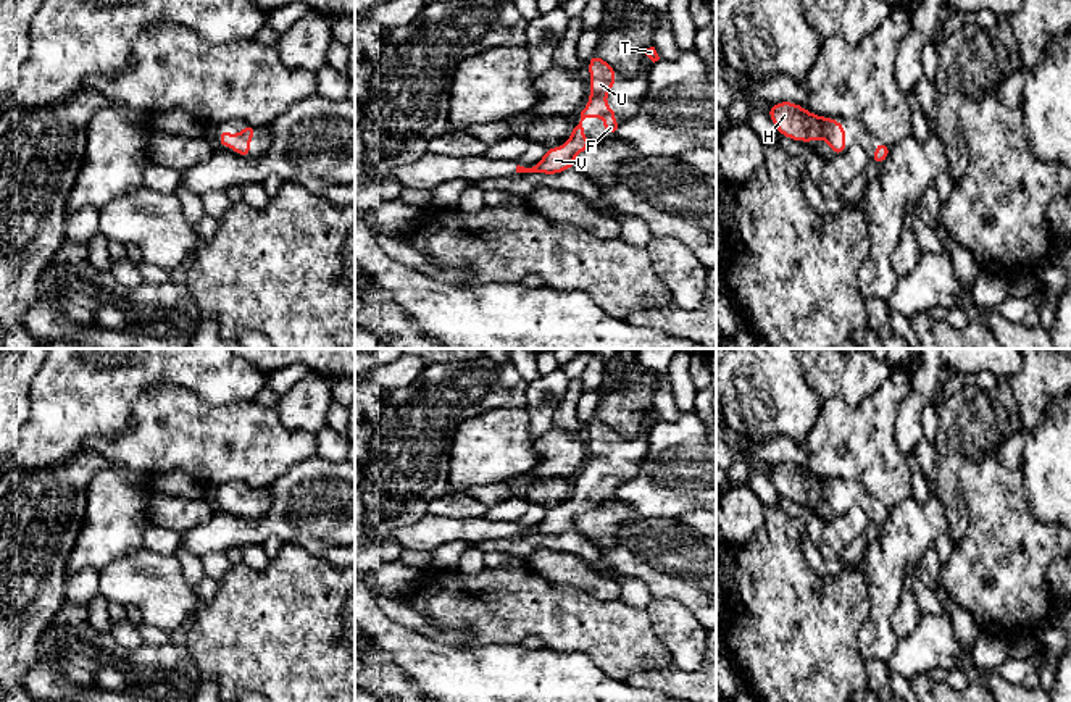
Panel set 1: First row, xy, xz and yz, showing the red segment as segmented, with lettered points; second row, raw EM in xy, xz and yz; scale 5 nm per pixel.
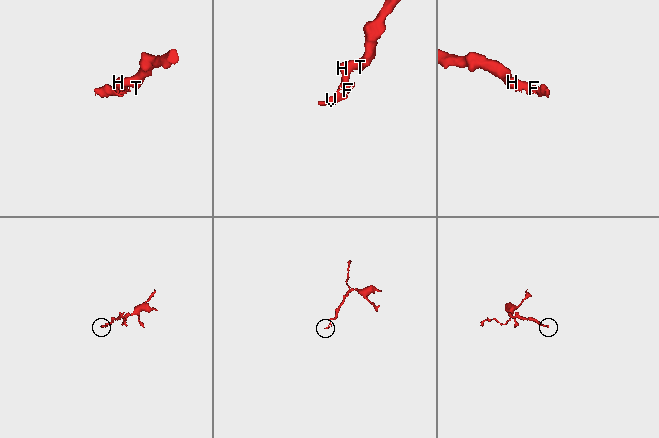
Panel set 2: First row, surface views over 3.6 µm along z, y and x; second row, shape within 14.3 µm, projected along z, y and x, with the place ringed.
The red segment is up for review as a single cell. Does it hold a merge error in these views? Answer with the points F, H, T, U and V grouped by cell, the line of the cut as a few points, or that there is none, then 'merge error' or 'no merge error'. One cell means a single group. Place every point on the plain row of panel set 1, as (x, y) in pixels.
groups F H T U V; cut none; no merge error

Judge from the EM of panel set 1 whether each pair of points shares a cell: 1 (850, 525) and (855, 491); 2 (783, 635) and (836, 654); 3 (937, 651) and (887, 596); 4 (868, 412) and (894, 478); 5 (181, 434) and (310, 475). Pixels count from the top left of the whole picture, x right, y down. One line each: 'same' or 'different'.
1: different
2: same
3: different
4: same
5: different

